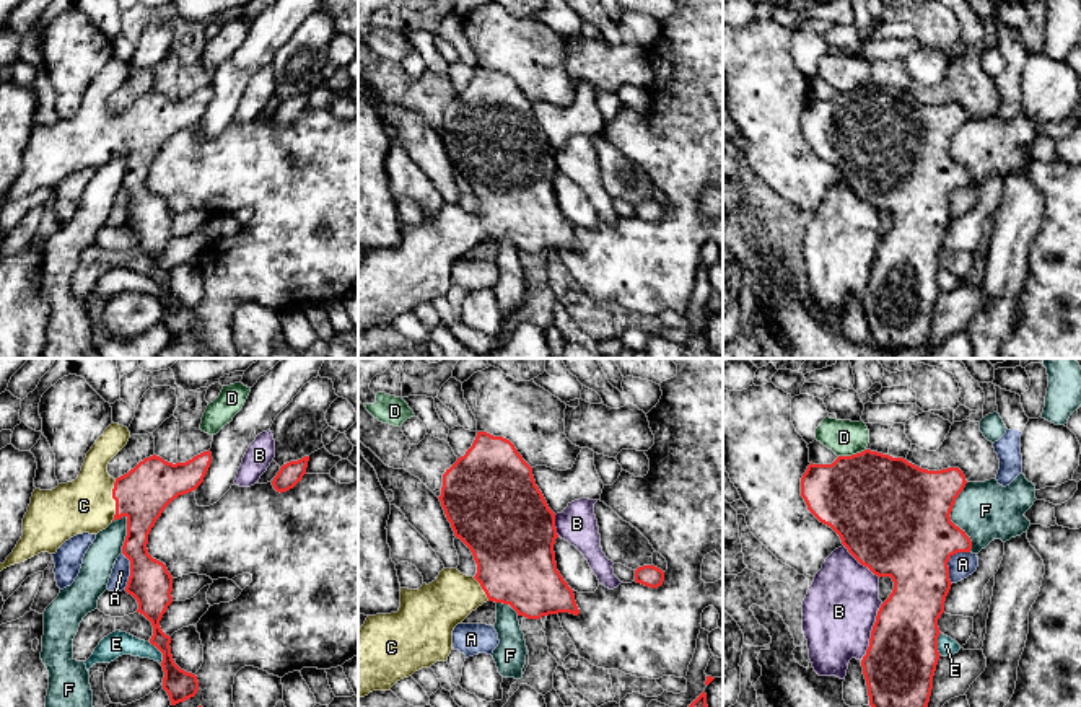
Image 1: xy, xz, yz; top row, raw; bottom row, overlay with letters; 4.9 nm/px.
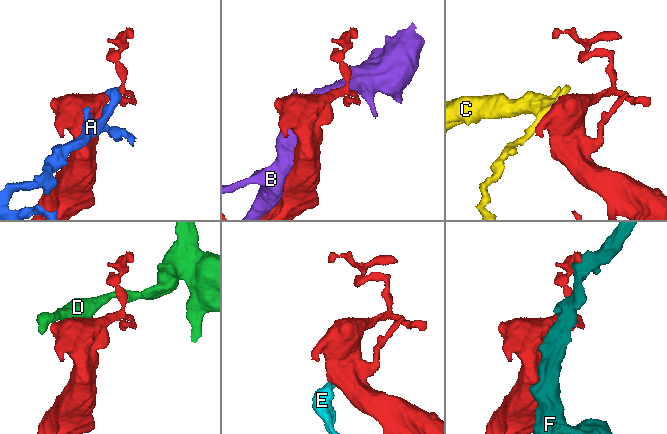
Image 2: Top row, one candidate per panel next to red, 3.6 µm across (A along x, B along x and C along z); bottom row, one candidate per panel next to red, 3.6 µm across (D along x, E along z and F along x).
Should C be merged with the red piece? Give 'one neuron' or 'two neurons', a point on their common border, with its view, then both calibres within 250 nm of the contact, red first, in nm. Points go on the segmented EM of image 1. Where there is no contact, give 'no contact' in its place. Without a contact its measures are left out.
one neuron; contact xy (114, 499); calibres 260 and 280 nm

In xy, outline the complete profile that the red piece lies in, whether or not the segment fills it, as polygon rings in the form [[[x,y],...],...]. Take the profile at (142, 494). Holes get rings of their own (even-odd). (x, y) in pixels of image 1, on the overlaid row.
[[[111,424],[86,453],[78,477],[67,484],[59,484],[52,490],[34,489],[31,503],[23,518],[23,536],[13,552],[0,564],[0,572],[10,565],[24,562],[41,552],[55,554],[70,538],[83,533],[98,534],[114,520],[127,518],[127,536],[122,554],[130,560],[130,577],[125,591],[137,603],[137,613],[143,614],[153,626],[150,643],[163,653],[163,689],[168,692],[171,705],[194,697],[199,691],[197,676],[181,670],[171,655],[171,637],[166,635],[160,621],[173,603],[173,577],[166,565],[148,554],[148,534],[161,516],[164,508],[179,495],[195,490],[202,482],[212,463],[212,453],[204,451],[186,463],[168,463],[153,454],[140,461],[127,474],[114,479],[107,472],[109,461],[127,445],[130,432],[127,427]]]

